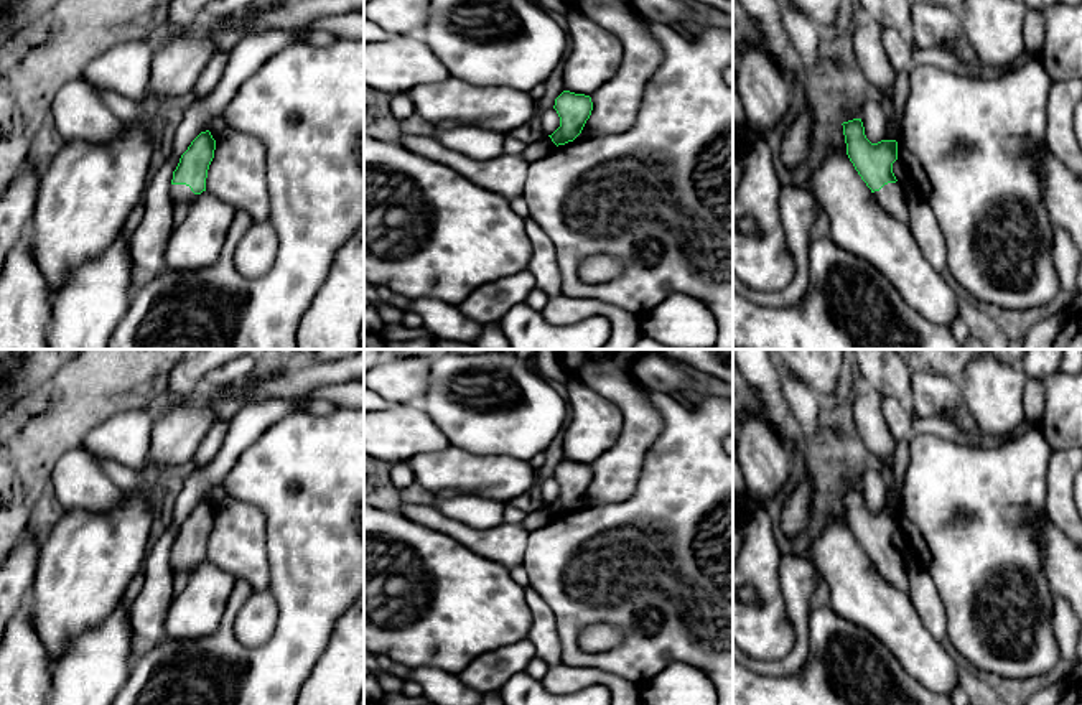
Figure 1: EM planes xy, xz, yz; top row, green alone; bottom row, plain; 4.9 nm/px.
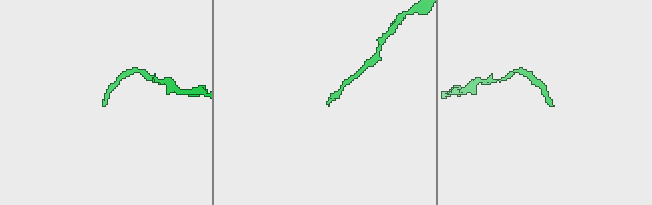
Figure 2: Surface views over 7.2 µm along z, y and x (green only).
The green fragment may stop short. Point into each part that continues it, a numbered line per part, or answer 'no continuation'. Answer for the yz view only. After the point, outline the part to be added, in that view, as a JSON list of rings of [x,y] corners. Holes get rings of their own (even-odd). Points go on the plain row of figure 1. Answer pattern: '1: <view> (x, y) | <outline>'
1: yz (893, 567) | [[[888,552],[879,560],[874,560],[878,573],[894,588],[907,591],[907,565],[911,557],[907,552]]]

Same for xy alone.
1: xy (183, 562) | [[[171,553],[171,572],[173,575],[180,570],[186,572],[188,575],[193,573],[196,563],[186,553]]]

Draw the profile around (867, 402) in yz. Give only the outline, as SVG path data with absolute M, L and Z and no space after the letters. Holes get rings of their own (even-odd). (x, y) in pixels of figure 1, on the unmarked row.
M860 382L851 397L853 418L868 451L878 461L893 465L896 440L883 418L881 402L881 392Z

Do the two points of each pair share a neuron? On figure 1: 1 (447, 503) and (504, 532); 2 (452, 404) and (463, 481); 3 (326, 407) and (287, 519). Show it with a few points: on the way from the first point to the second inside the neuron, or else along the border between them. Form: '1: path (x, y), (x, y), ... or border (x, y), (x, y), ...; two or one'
1: border (455, 519), (471, 527), (493, 527), (501, 522); two
2: border (450, 443), (468, 452), (496, 455); two
3: border (338, 406), (325, 415), (303, 414); two

